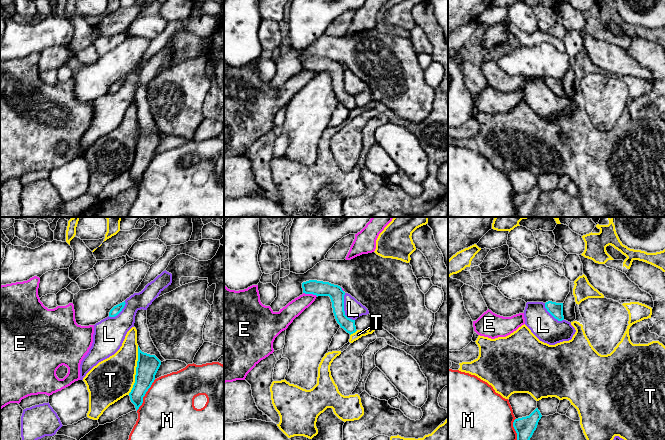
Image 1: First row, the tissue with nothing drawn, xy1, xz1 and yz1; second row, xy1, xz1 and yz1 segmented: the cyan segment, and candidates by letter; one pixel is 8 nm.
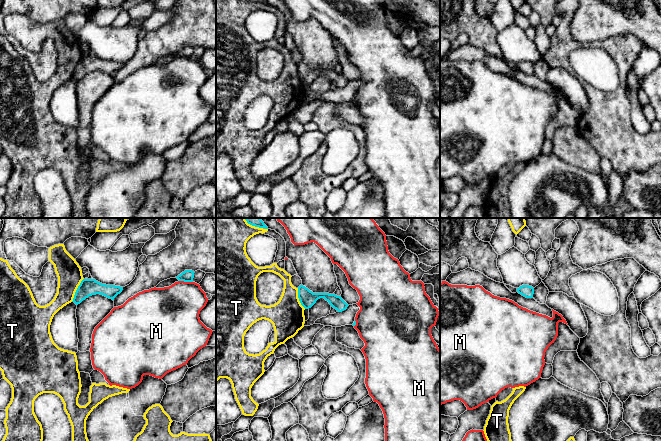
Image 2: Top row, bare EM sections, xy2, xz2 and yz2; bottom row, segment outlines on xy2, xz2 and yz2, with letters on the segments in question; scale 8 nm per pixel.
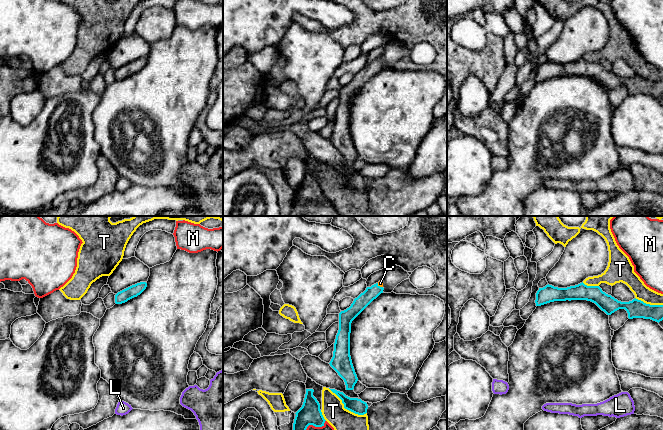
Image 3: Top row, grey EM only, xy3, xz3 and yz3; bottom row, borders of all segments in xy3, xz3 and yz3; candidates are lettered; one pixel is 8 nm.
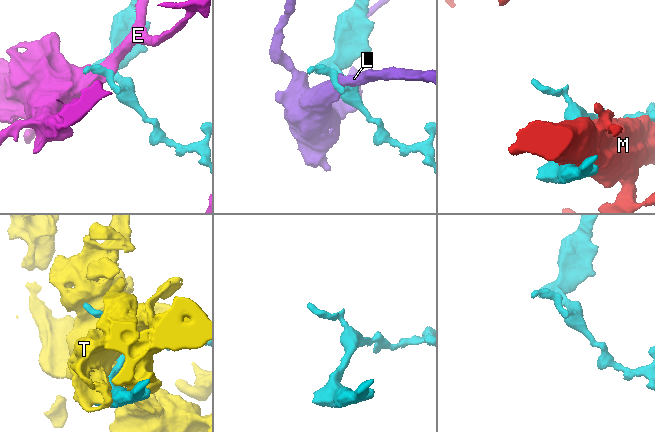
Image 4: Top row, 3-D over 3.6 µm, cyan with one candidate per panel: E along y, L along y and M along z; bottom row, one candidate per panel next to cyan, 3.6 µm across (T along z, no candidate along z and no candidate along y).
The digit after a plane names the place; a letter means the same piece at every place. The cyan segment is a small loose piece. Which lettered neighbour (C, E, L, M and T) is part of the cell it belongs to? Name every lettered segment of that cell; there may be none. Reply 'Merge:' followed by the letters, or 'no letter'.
Merge: C

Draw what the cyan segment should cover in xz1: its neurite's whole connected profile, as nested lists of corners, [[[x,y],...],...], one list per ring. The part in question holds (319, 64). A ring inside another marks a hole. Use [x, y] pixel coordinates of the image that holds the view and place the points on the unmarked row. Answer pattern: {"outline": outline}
{"outline": [[[309,56],[302,59],[303,69],[318,72],[329,72],[337,99],[350,111],[355,109],[355,96],[348,94],[344,87],[345,68],[338,61],[329,58]]]}

